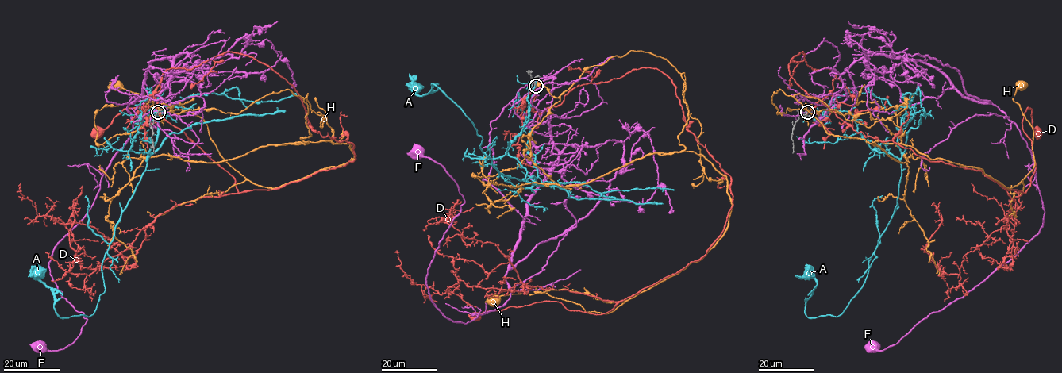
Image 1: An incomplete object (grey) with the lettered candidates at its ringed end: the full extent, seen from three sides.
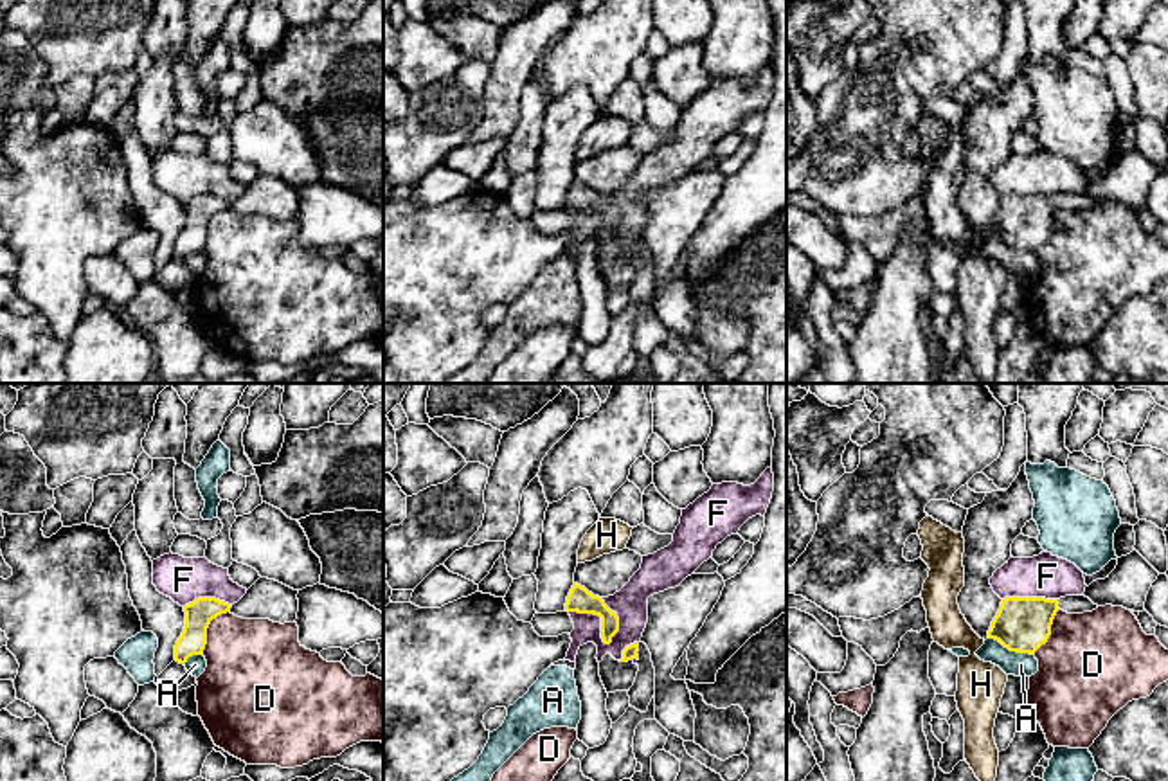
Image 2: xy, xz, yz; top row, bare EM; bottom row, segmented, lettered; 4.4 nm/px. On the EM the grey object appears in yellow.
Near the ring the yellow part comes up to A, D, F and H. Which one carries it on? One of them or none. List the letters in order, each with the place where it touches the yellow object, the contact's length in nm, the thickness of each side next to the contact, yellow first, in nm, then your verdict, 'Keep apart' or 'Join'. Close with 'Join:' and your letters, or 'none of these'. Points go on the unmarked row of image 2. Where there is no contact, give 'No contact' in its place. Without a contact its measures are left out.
A: Touches yellow at yz (1010, 247). Shared border 220 nm. Thickness 240 nm (yellow) against 110 nm. Keep apart
D: Touches yellow at xy (207, 224). Shared border 240 nm. Thickness 130 nm (yellow) against 400 nm. Keep apart
F: Touches yellow at xz (601, 220). Shared border 240 nm. Thickness 110 nm (yellow) against 160 nm. Keep apart
H: No contact. Keep apart
Join: none of these

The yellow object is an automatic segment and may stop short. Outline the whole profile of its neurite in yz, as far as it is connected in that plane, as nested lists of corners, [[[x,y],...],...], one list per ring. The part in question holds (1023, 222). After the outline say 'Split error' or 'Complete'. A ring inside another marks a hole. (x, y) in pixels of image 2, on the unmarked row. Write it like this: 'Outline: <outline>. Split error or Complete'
Outline: [[[1083,191],[1060,196],[1004,194],[988,227],[988,236],[999,238],[1010,248],[1033,252],[1047,239],[1058,207],[1083,211],[1096,205],[1098,202]]]. Split error

